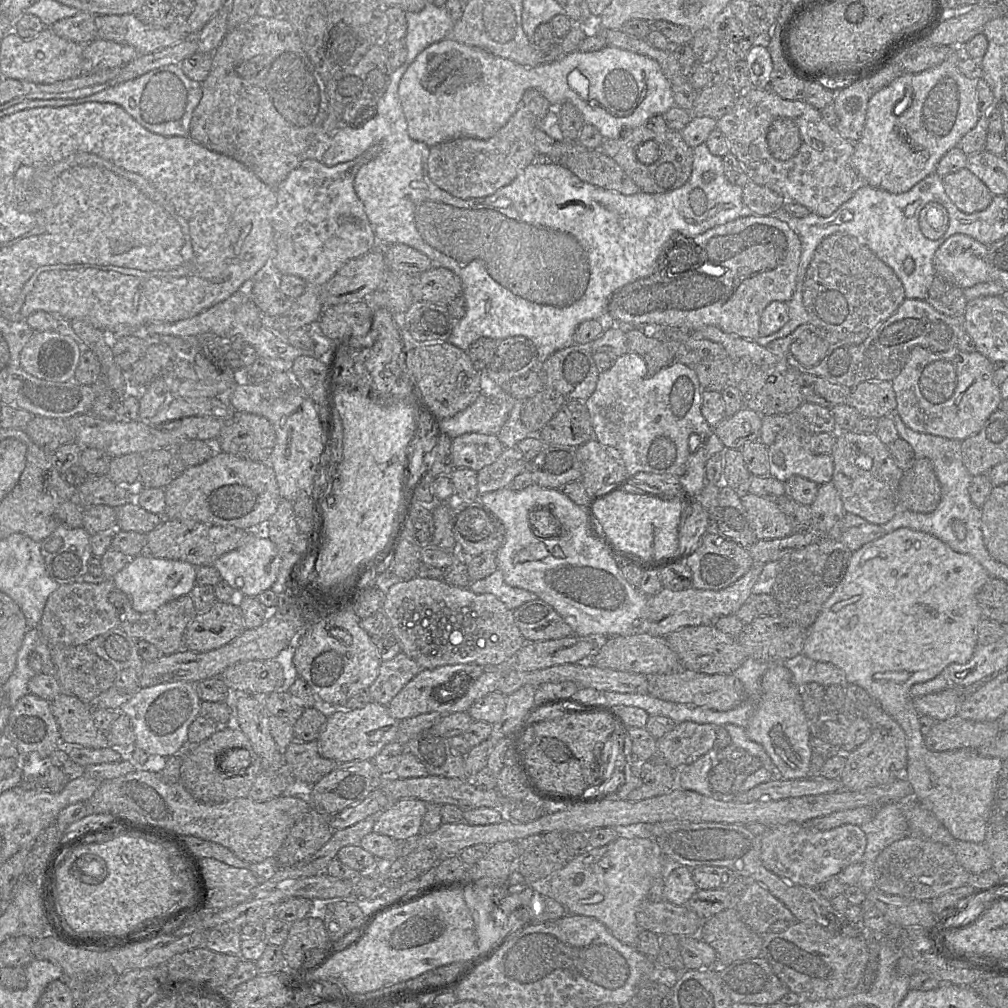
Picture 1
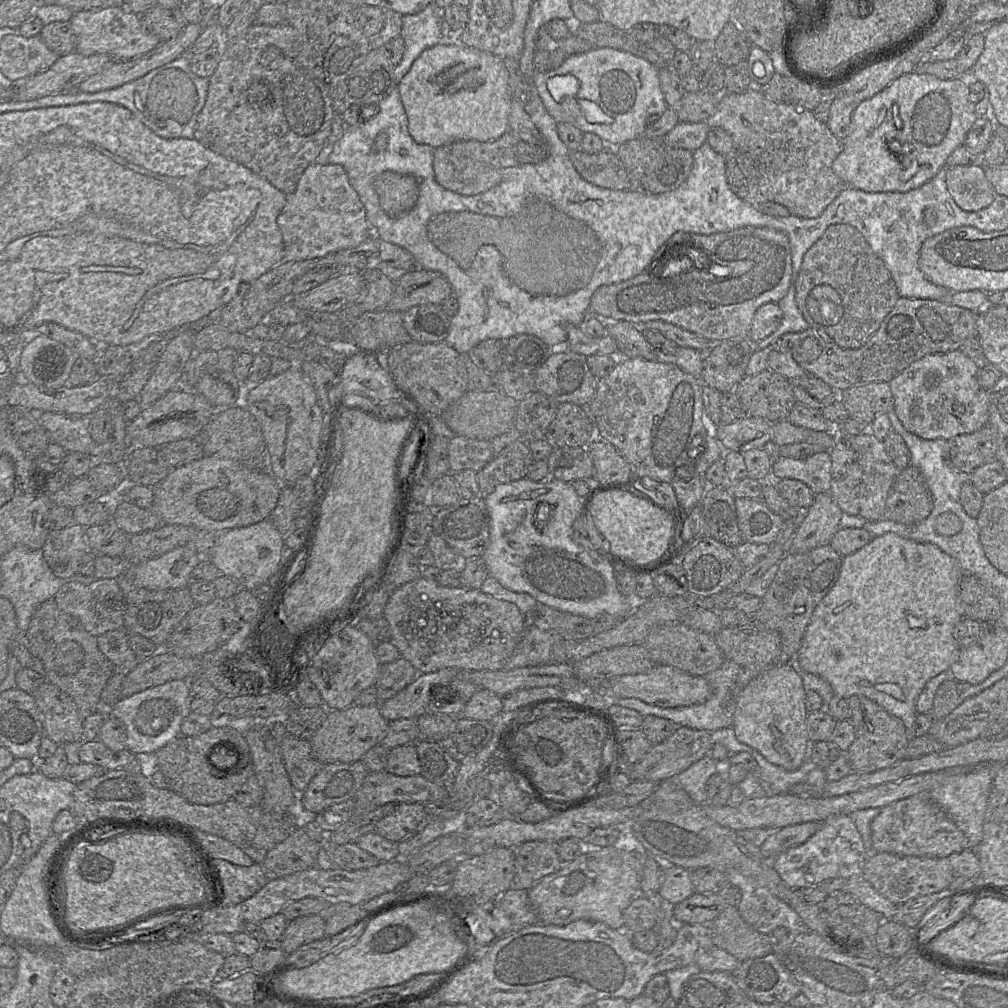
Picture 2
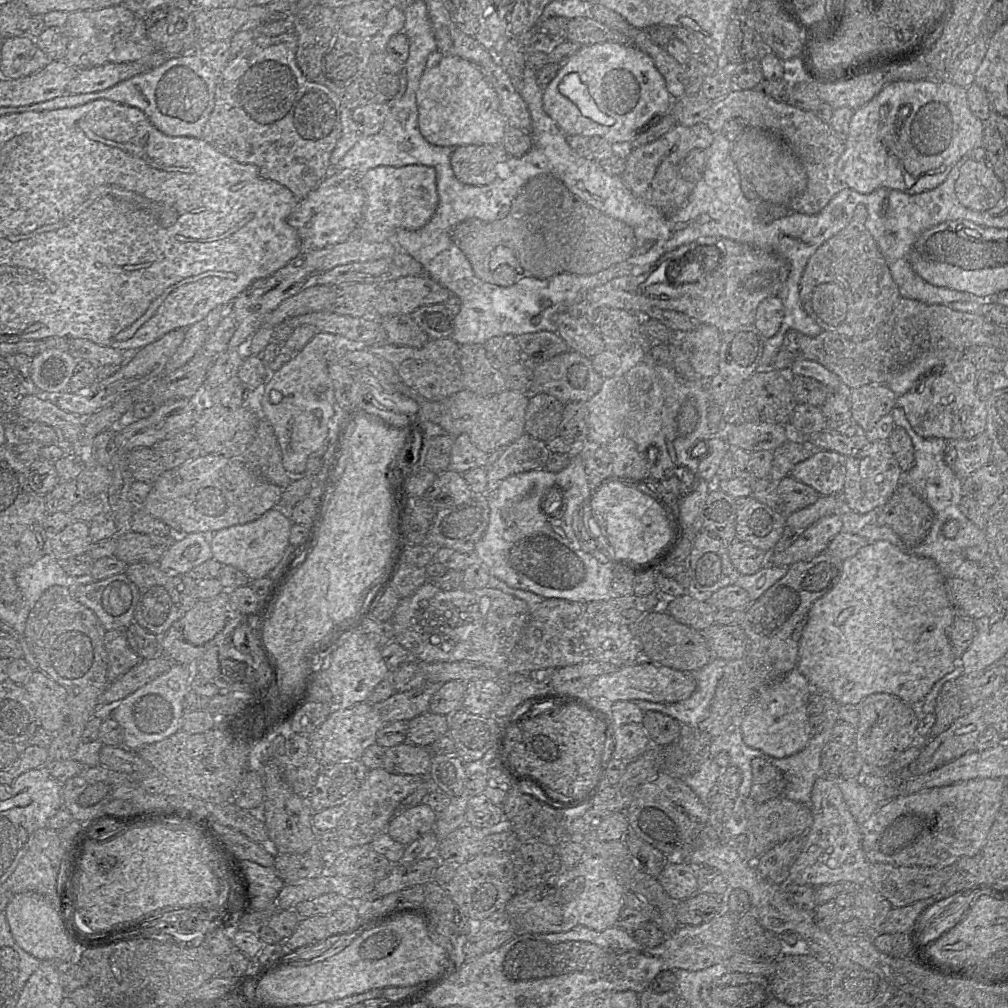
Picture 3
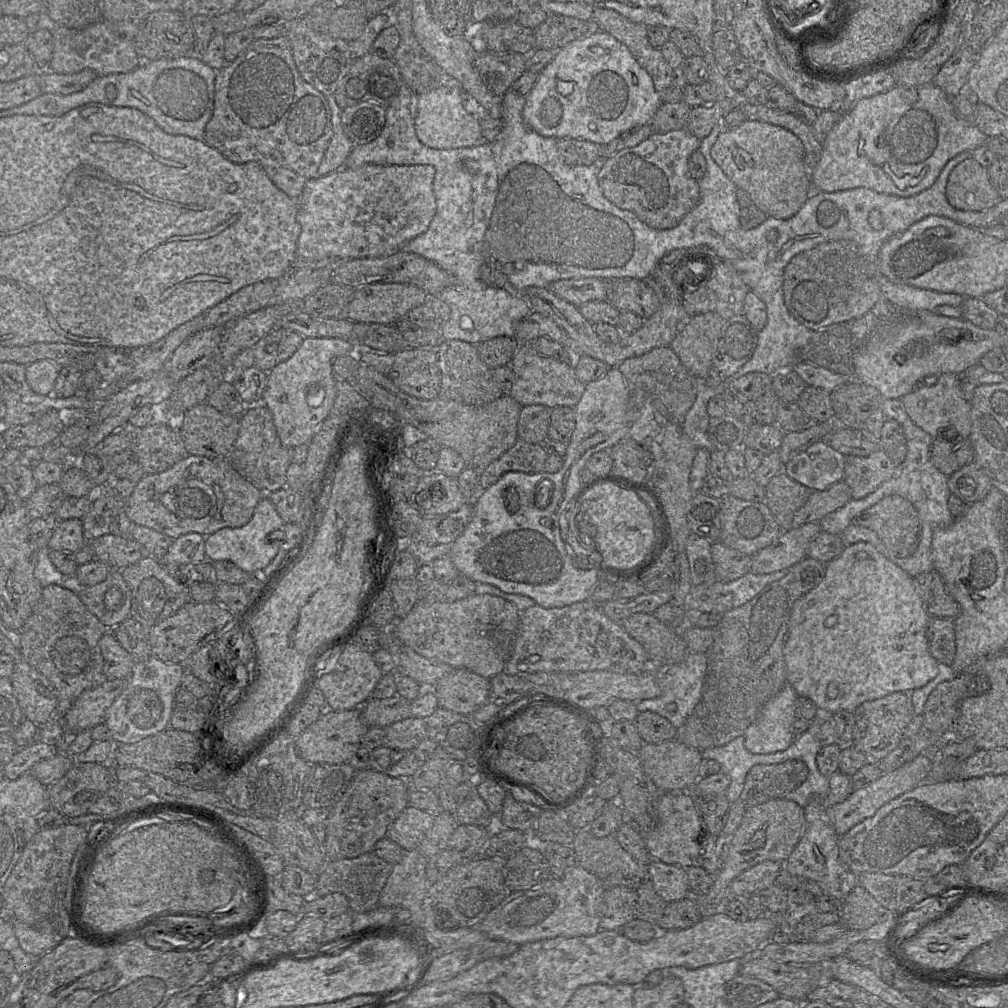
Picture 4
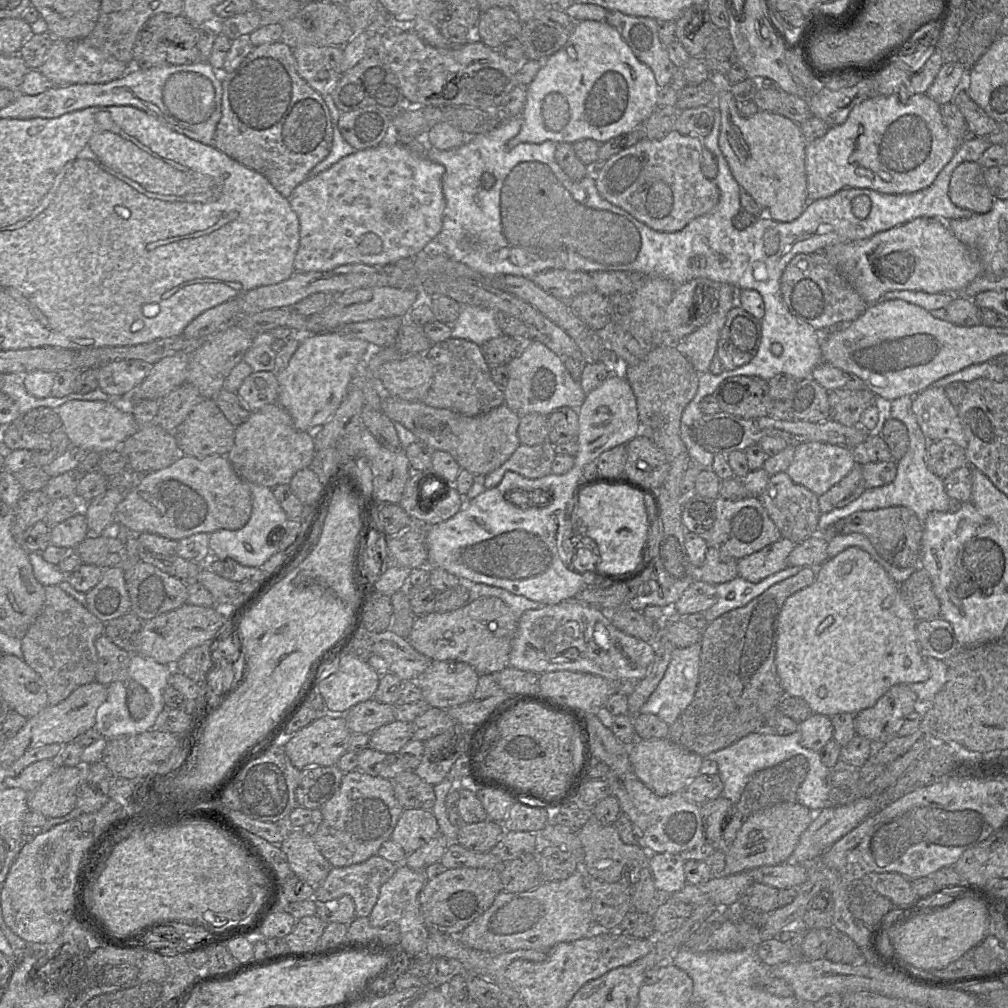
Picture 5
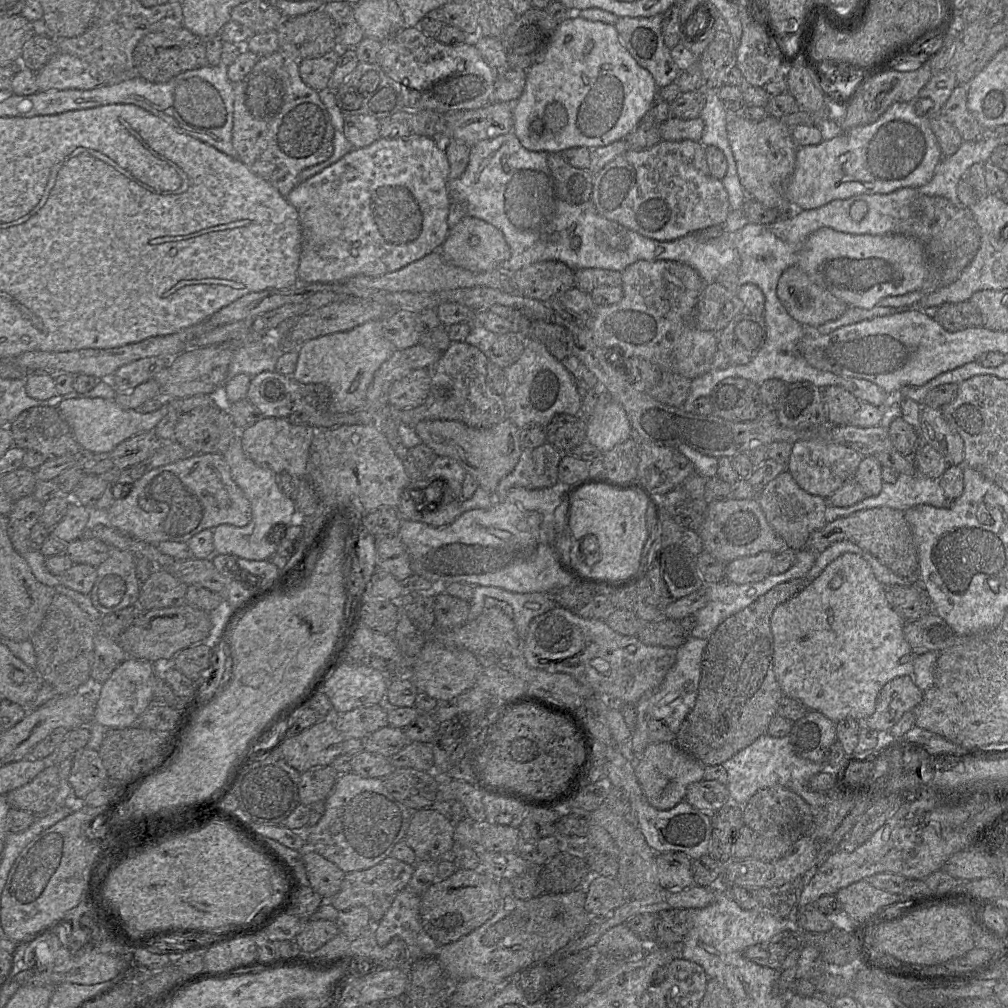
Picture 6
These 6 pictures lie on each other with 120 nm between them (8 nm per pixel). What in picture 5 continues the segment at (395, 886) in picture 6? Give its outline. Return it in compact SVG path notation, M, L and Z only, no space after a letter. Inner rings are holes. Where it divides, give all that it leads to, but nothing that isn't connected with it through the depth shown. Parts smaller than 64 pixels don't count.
M373 855L362 863L332 867L326 879L315 887L313 898L318 904L324 904L342 896L350 896L354 901L355 916L369 917L378 900L381 886L394 875L397 867L398 865L378 855Z

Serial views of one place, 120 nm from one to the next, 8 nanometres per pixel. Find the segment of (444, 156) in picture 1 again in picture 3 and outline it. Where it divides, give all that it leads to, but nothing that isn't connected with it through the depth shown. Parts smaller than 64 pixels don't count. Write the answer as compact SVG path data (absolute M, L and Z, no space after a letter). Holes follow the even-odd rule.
M499 144L453 147L449 154L454 177L462 184L484 186L496 178L495 166L509 158Z

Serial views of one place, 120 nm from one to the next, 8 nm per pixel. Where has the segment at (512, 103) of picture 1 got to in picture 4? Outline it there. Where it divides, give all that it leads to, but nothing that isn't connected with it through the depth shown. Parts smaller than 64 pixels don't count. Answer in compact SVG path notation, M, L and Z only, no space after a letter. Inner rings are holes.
M598 30L589 36L580 38L567 44L565 47L556 51L553 61L538 74L538 80L533 90L526 99L524 108L524 118L527 125L537 134L543 137L550 137L556 140L584 140L595 144L606 146L617 139L623 132L638 126L649 124L656 111L662 104L660 93L655 90L653 80L648 72L639 65L629 49L607 32ZM439 87L417 95L418 107L415 130L418 139L433 149L476 147L486 143L479 120L470 115L463 105L464 92L459 88Z

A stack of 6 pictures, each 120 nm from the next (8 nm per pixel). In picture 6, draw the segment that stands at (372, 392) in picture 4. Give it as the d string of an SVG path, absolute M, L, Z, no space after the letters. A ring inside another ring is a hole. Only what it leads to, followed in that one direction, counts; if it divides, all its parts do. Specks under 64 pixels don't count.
M508 418L488 428L471 428L459 421L427 420L414 427L421 443L437 456L447 456L458 462L488 494L493 495L499 482L516 466L522 452L519 428Z

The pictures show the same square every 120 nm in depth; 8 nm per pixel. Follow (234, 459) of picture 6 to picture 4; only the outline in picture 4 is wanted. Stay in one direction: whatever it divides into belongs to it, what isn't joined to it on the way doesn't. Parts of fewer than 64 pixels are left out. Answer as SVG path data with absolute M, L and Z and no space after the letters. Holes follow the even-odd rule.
M263 497L246 525L238 528L223 528L209 536L205 542L206 560L211 563L231 562L249 573L251 577L261 577L262 570L275 558L285 540L284 524L271 500Z

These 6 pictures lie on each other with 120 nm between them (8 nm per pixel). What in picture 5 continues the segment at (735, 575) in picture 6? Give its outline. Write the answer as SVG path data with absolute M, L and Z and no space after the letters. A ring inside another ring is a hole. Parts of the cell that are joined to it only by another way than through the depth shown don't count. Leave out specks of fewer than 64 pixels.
M781 537L778 541L737 561L738 576L758 583L785 569L787 558L797 544Z

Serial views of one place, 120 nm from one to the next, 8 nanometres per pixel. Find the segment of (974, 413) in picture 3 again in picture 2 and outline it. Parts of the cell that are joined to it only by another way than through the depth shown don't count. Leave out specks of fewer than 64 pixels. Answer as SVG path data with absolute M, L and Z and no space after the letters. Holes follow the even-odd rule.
M960 350L928 354L909 365L889 384L894 410L909 432L922 439L950 440L973 433L989 421L990 392L978 382L979 365Z

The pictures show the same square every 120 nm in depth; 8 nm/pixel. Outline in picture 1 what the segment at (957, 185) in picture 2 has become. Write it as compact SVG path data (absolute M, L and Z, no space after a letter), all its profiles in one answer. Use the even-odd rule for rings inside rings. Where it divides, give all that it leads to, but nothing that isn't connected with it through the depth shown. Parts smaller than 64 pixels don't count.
M966 167L942 177L944 190L956 207L964 213L986 209L994 195Z

